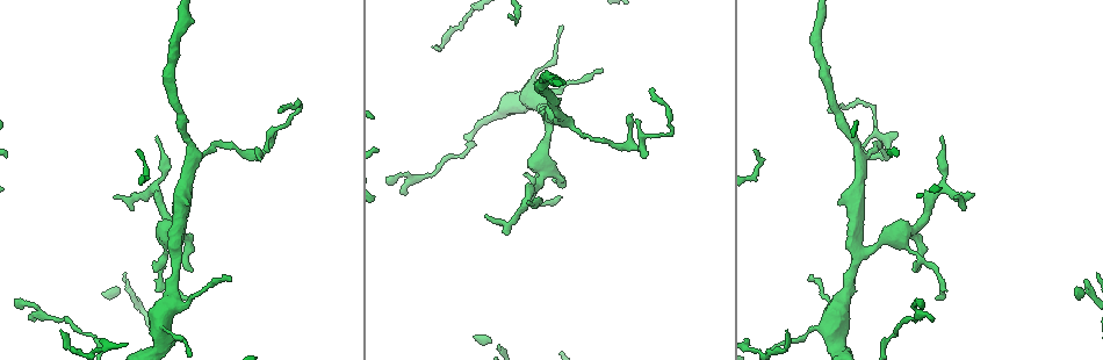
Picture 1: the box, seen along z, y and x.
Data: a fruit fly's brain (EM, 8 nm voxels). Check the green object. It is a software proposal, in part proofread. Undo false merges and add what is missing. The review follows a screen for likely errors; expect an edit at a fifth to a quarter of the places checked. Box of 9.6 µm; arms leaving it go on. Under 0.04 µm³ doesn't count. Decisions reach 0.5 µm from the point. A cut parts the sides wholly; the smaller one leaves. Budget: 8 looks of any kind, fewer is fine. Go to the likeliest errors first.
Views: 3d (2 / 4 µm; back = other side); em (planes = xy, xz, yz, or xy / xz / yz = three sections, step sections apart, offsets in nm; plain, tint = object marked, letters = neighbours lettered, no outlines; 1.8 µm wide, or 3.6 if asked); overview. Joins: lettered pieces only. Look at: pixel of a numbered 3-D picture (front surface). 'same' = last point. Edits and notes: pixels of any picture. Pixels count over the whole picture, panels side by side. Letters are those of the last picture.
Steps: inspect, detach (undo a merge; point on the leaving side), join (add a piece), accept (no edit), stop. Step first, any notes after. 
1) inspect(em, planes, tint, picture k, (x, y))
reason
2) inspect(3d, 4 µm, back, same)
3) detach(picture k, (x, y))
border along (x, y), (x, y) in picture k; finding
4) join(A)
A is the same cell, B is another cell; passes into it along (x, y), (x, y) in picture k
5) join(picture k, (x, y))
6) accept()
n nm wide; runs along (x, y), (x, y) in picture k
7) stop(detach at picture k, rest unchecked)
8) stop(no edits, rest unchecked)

inspect(3d, 2 µm, back, picture 1, (918, 269))
free end

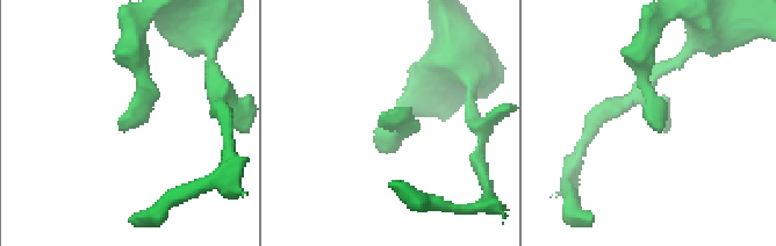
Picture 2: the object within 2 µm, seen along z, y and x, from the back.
inspect(em, planes, letters, picture 2, (661, 126))
now the EM

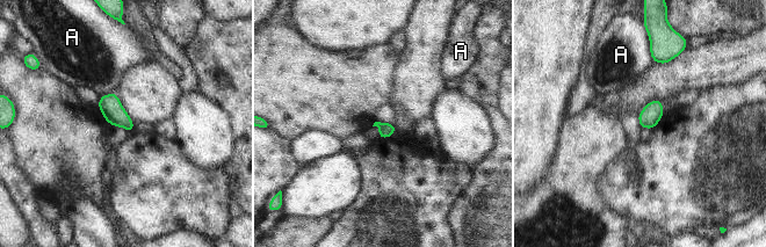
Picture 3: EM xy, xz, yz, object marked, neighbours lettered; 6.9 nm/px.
accept()
A touches over 120 nm; A is another cell; no lettered piece goes on from it

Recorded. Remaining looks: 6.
inspect(em, planes, tint, picture 1, (525, 196))

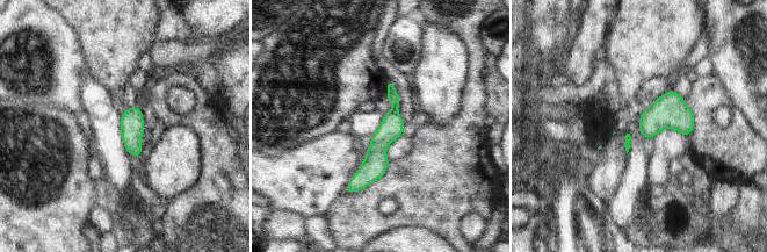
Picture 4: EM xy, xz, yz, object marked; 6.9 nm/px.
inspect(em, planes, letters, same)
what lies round it

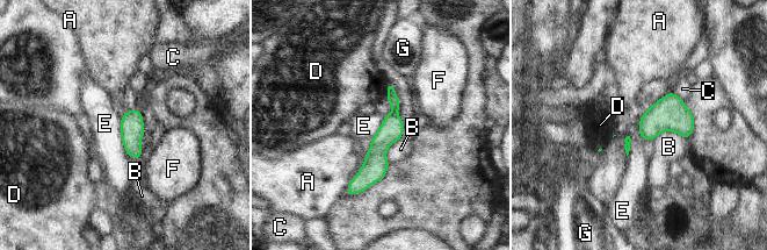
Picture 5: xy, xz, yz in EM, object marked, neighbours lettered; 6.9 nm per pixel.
accept()
160 nm wide; E touches over 280 nm; A, B, C, D, E, F and G are other cells; one neuron here

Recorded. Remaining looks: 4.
inspect(em, xz, step 8, letters, picture 1, (863, 144))

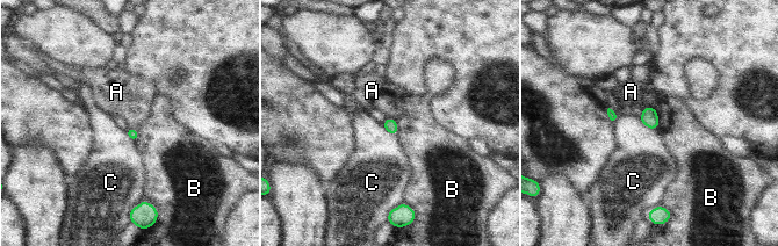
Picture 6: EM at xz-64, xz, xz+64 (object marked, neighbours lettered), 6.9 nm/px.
inspect(em, planes, letters, same)
another direction

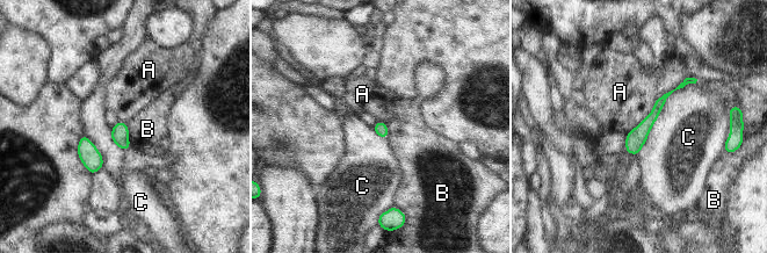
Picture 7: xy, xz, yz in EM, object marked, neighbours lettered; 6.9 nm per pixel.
accept()
A, B and C are other cells; no lettered piece goes on from it

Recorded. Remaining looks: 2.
stop(no edits, rest unchecked)

